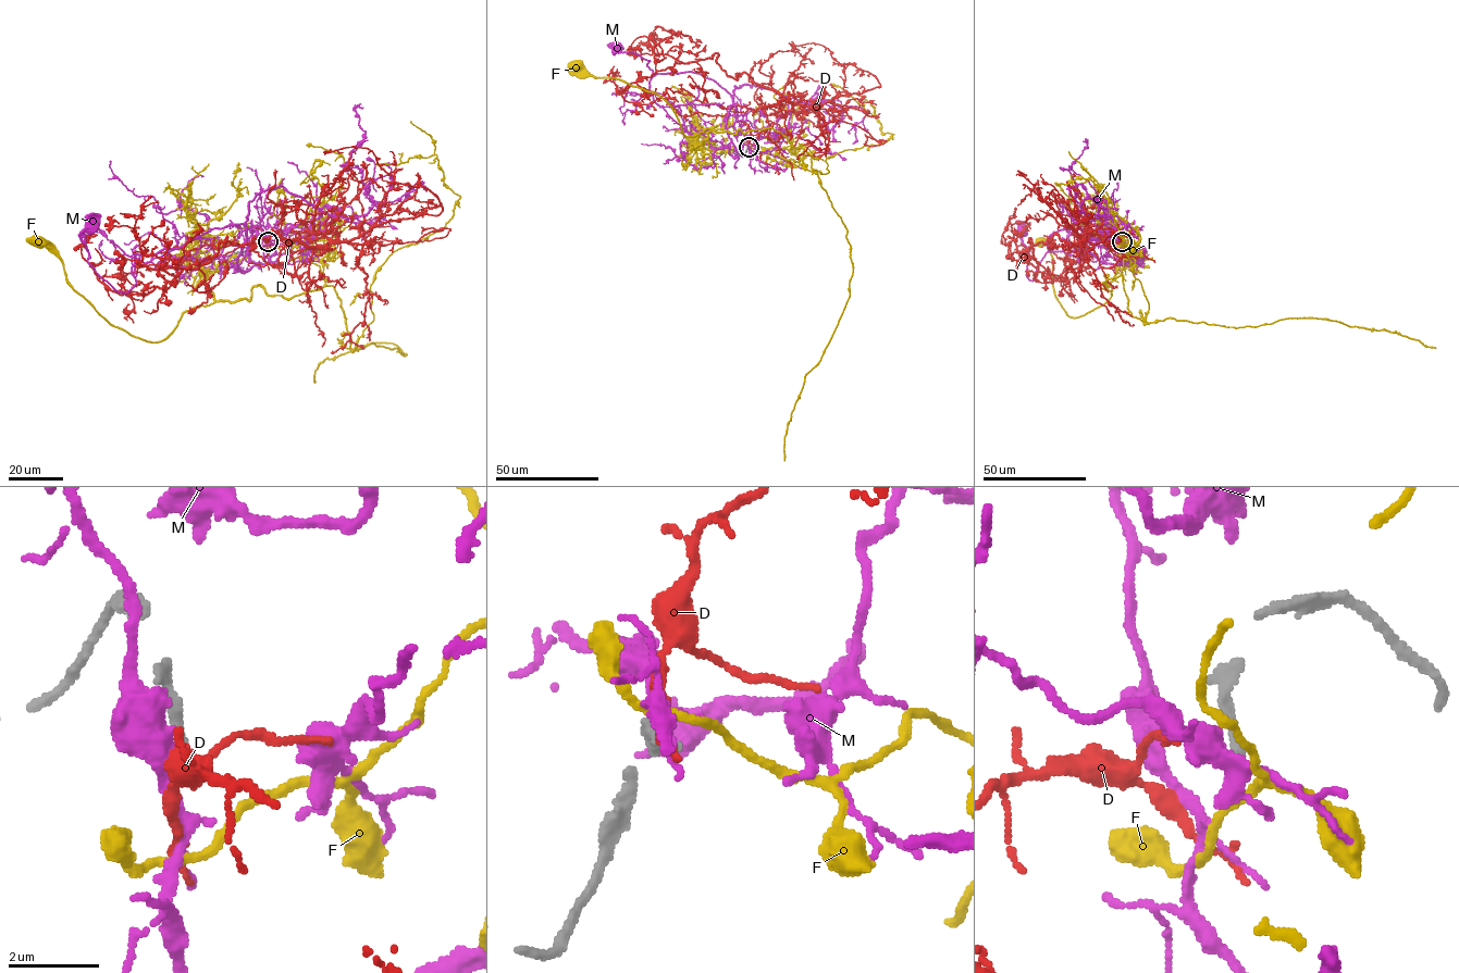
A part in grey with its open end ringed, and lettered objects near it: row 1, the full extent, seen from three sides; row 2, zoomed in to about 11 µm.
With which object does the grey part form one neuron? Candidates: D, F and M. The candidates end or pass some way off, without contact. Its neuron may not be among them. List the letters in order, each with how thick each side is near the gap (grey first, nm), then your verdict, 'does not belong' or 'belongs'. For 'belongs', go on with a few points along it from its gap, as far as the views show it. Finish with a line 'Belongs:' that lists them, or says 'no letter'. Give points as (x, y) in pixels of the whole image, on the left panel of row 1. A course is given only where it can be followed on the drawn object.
D: calibres 260 and 280 nm; does not belong
F: calibres 260 and 170 nm; does not belong
M: calibres 260 and 200 nm; does not belong
Belongs: no letter

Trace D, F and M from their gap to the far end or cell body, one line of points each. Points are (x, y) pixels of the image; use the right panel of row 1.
D: (1120, 244), (1093, 234), (1075, 246), (1054, 234), (1051, 247), (1028, 241), (1047, 282), (1077, 261)
F: (1122, 244), (1123, 235), (1124, 266), (1103, 283), (1107, 275), (1111, 296), (1071, 317), (1040, 242)
M: (1121, 244), (1130, 258), (1105, 263), (1070, 228), (1059, 229), (1048, 238), (1051, 251), (1030, 281), (1023, 233)

